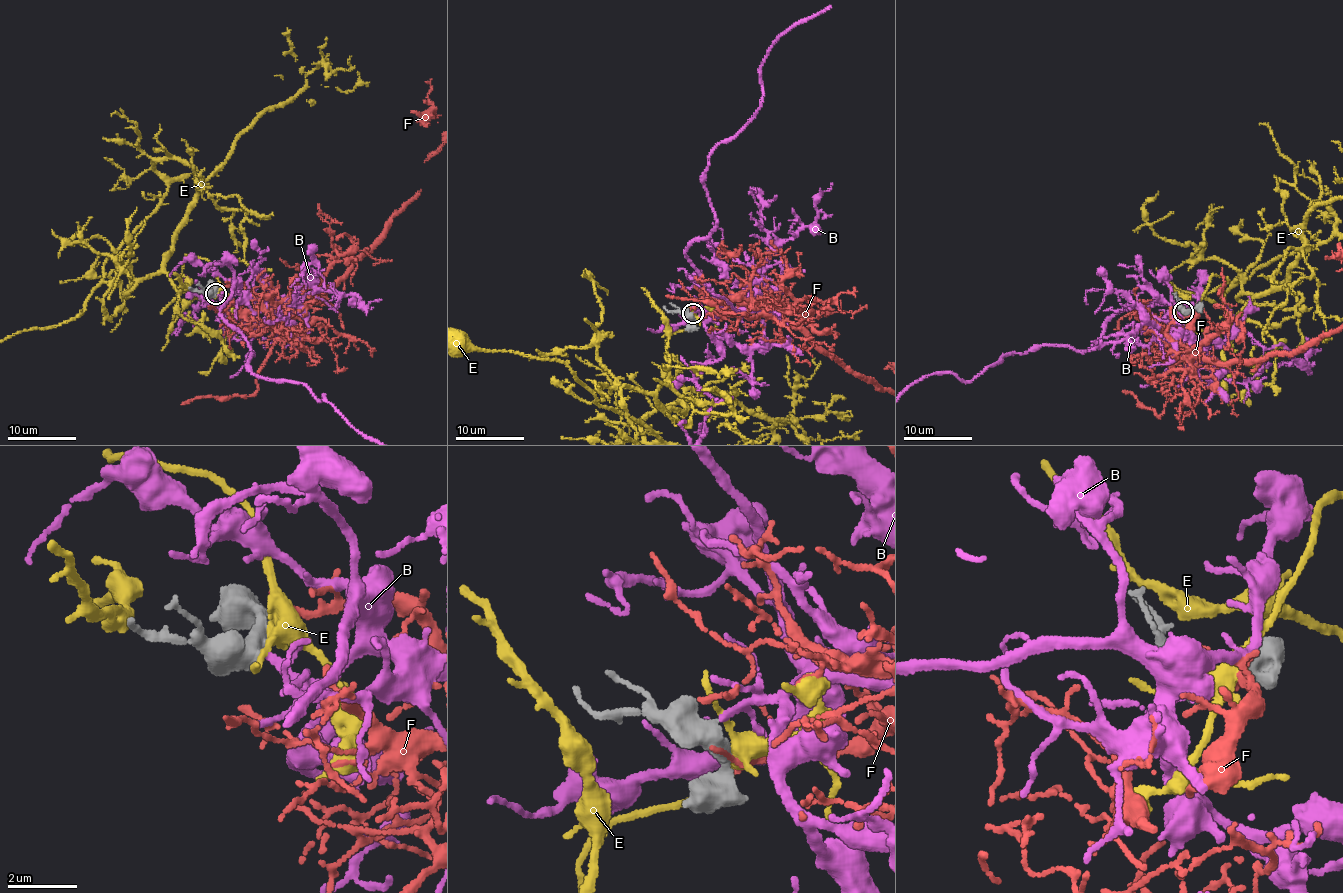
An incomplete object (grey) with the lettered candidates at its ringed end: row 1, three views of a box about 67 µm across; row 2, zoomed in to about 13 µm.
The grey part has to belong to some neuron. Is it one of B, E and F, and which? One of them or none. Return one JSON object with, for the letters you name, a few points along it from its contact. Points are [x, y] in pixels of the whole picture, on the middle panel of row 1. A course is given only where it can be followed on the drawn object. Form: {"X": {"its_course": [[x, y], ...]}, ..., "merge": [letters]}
{"B": {"its_course": [[692, 313], [710, 302], [685, 254], [716, 225], [703, 183], [709, 155], [759, 108], [772, 41], [830, 3]]}, "merge": ["B"]}

